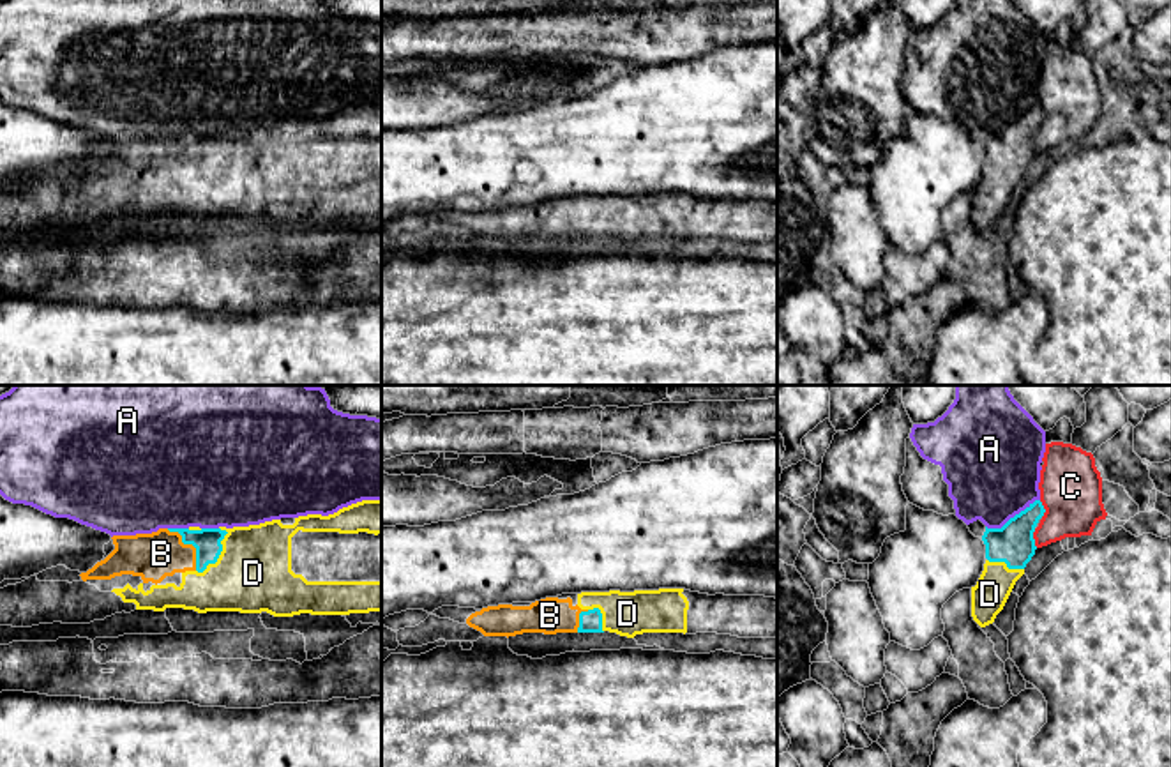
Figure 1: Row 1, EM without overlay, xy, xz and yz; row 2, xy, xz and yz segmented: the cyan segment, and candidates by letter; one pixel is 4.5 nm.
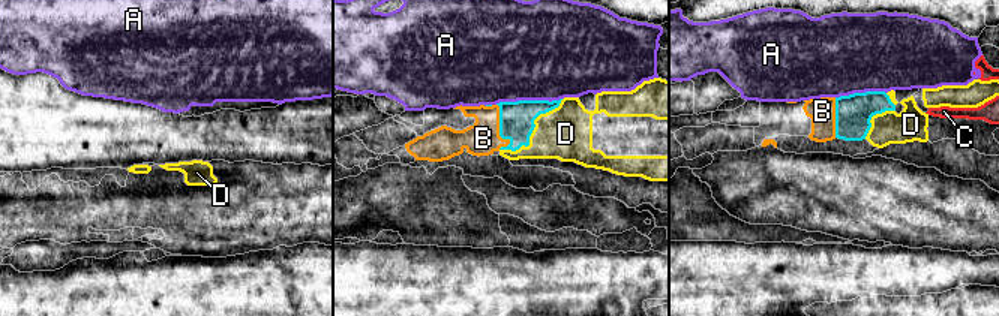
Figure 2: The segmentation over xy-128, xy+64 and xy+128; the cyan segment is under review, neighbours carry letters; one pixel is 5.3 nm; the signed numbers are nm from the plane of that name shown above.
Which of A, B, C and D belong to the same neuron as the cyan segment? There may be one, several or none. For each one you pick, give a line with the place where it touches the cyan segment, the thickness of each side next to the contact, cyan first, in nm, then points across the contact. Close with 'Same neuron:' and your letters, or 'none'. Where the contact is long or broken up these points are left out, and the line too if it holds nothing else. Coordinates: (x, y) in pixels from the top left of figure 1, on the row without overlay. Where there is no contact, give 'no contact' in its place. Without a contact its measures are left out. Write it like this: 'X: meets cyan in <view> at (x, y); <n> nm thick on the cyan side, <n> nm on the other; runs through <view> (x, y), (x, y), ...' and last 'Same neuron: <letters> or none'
B: meets cyan in xy at (189, 147); 130 nm thick on the cyan side, 220 nm on the other
D: meets cyan in xy at (219, 158); 130 nm thick on the cyan side, 360 nm on the other
Same neuron: B, D

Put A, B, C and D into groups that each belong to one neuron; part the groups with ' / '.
A / B D / C

